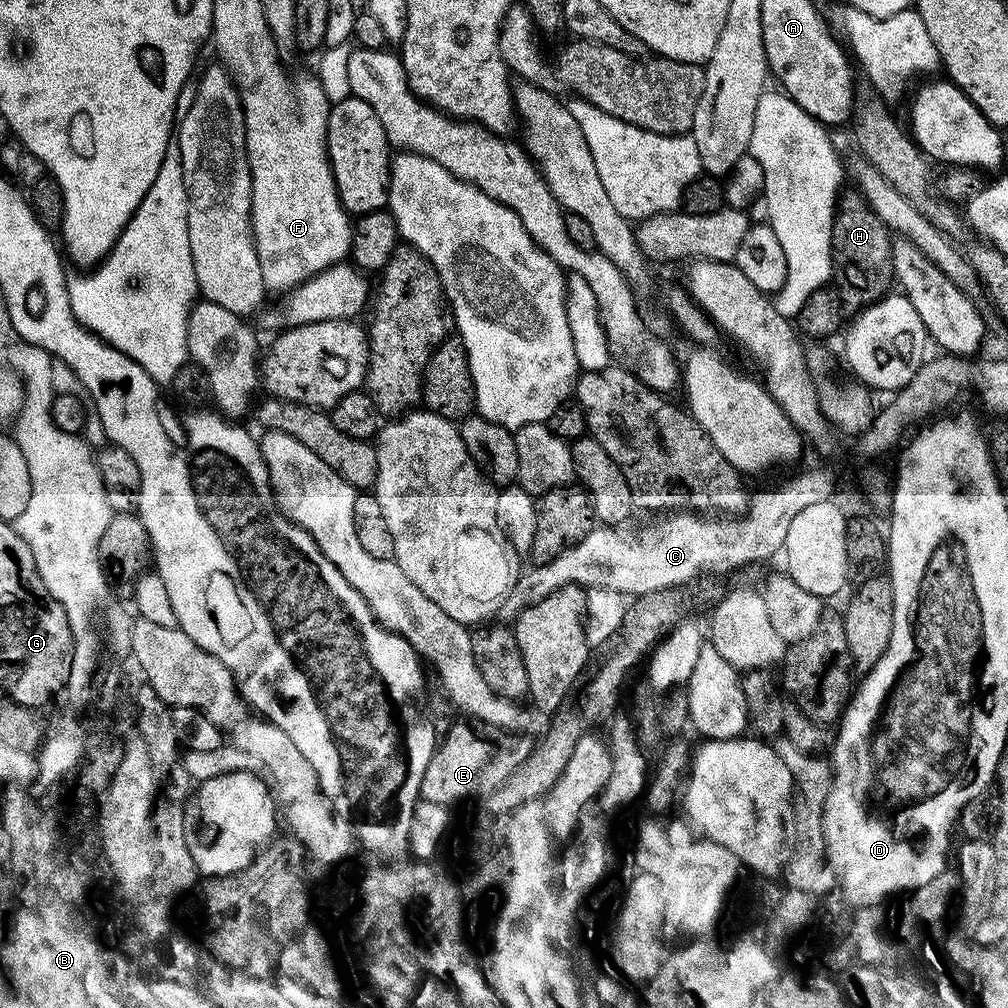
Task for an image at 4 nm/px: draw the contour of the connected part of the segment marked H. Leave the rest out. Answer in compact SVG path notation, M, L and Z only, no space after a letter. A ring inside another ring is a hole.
M859 190L841 191L836 201L836 217L832 219L832 279L831 283L840 295L845 313L859 314L864 309L881 300L893 287L892 275L892 242L890 229L874 214L874 210L866 202L864 195Z

